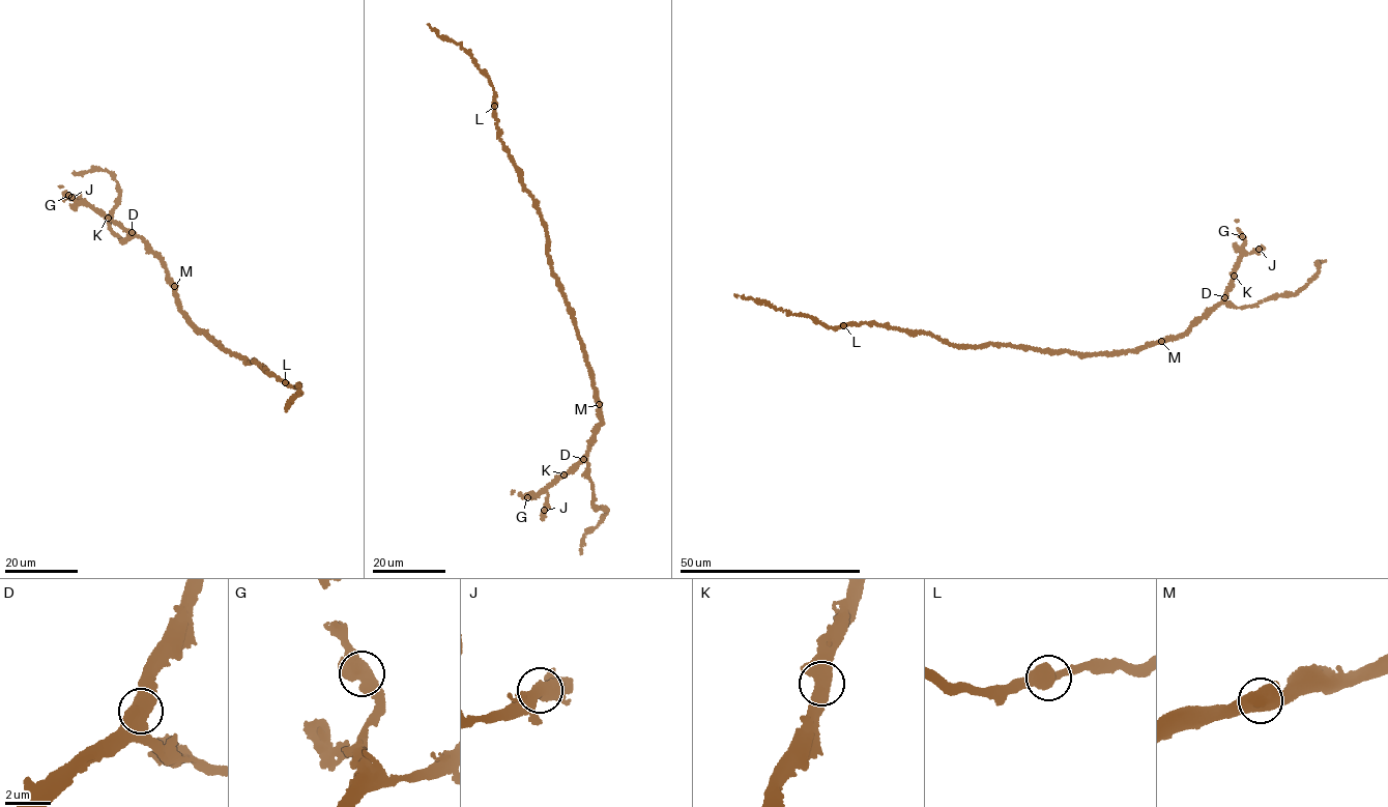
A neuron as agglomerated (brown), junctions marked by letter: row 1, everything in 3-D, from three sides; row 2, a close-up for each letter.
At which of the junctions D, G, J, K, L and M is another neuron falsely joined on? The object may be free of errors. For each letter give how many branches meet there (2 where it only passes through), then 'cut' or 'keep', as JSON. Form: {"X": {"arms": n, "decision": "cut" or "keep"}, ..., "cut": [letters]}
{"D": {"arms": 2, "decision": "keep"}, "G": {"arms": 2, "decision": "keep"}, "J": {"arms": 2, "decision": "keep"}, "K": {"arms": 2, "decision": "keep"}, "L": {"arms": 2, "decision": "keep"}, "M": {"arms": 2, "decision": "keep"}, "cut": []}

